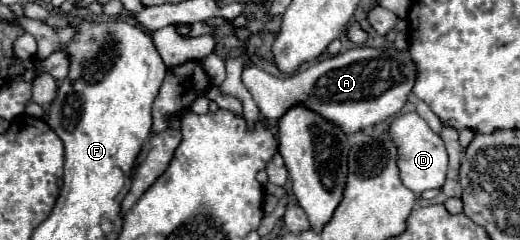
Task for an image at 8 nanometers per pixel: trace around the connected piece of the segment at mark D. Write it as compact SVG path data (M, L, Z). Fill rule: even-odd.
M413 113L399 115L397 119L391 121L387 135L393 143L397 143L397 153L399 153L397 165L399 165L399 175L405 187L409 187L417 195L421 195L425 189L443 187L445 173L447 173L447 151L443 147L441 137L429 129L425 119Z

